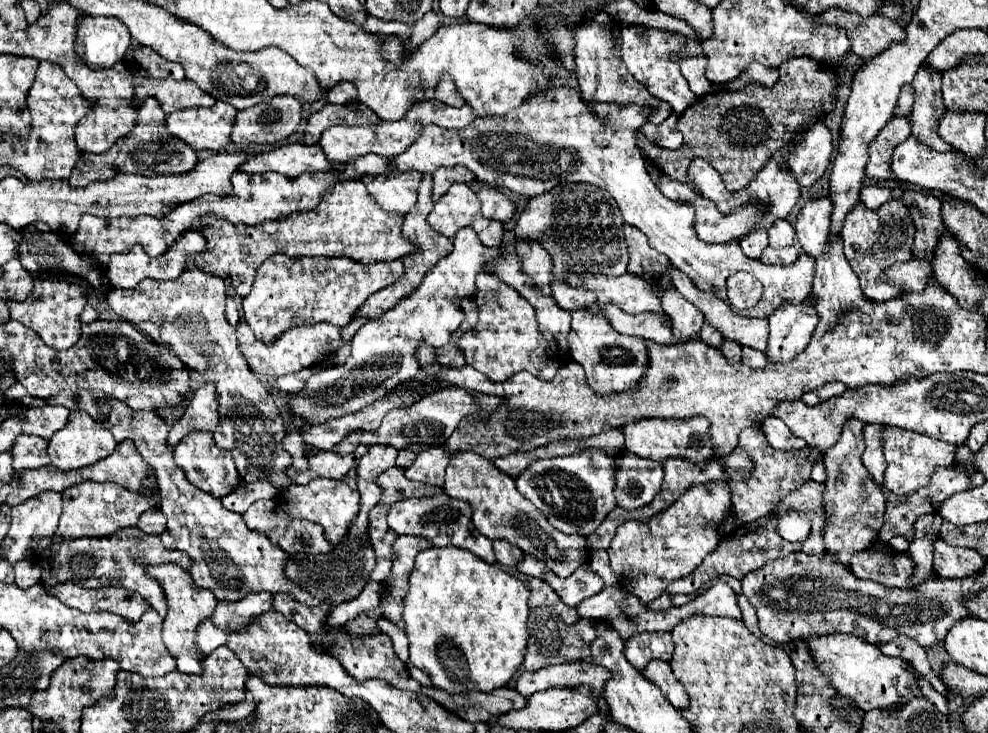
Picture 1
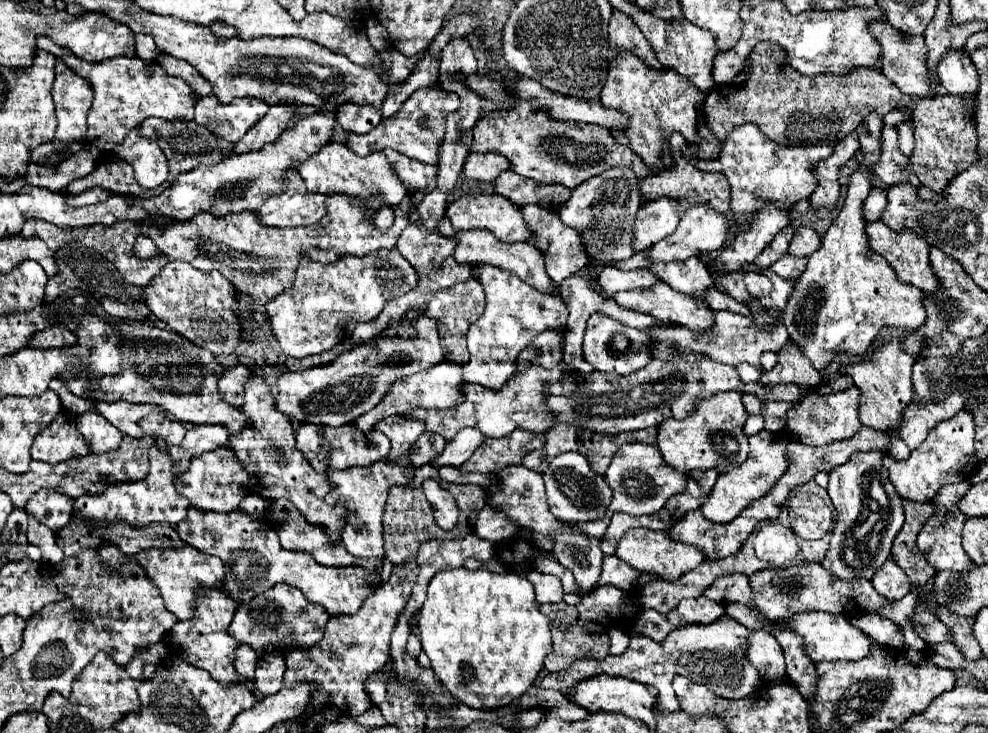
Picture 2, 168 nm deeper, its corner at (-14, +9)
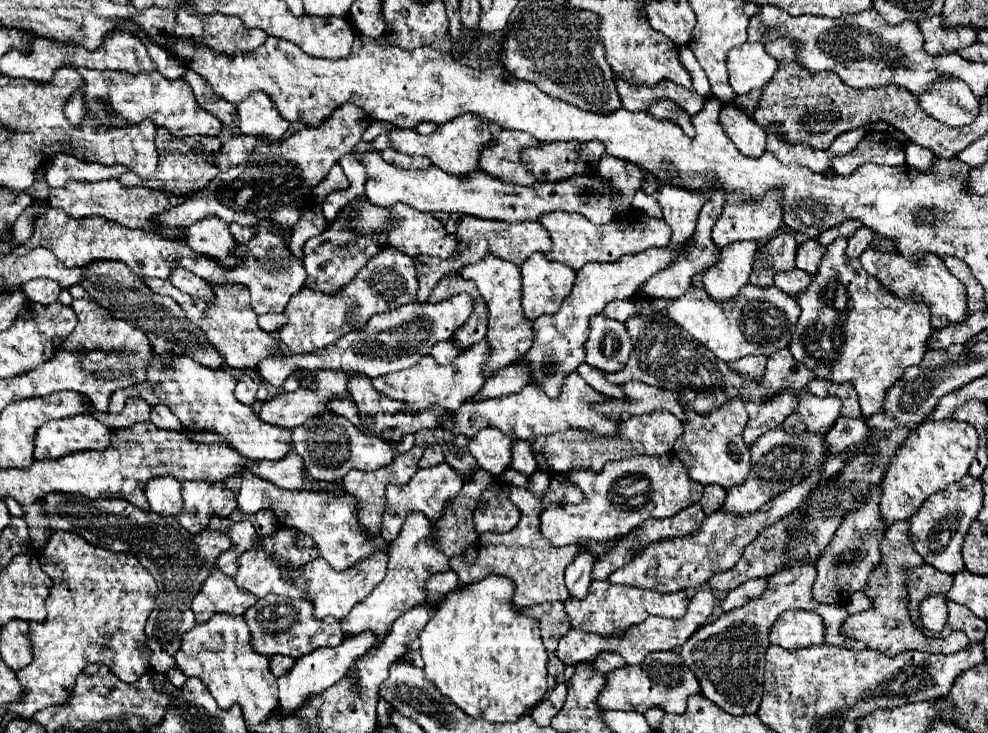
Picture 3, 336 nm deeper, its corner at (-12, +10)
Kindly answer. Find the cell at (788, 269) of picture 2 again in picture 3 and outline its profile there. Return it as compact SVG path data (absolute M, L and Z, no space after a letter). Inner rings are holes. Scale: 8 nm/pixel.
M795 268L793 272L781 272L777 274L775 280L775 286L791 298L797 298L801 292L805 292L809 284L811 284L811 276L807 272L801 272L799 268Z

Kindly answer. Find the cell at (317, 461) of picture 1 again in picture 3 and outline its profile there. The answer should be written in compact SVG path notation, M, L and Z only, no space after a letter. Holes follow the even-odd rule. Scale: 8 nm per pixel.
M331 414L313 418L313 422L307 422L303 426L293 428L293 446L295 452L305 460L307 472L315 480L325 482L339 482L349 470L377 470L387 466L393 460L393 450L389 444L385 444L377 436L365 436L363 432L357 432L353 424L349 424L343 416Z

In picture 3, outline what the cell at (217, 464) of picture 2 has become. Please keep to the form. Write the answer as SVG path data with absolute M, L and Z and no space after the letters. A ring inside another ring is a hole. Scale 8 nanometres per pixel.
M183 482L183 508L177 514L179 524L191 534L203 532L213 516L227 518L237 508L235 494L225 484Z

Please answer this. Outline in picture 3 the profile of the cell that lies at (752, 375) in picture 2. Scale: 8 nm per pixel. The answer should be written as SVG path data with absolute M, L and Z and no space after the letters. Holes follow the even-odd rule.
M735 398L729 400L725 406L713 410L709 416L699 416L689 410L687 416L689 422L685 424L685 432L677 440L673 452L679 456L681 464L685 464L689 476L693 476L693 480L701 482L703 486L717 484L725 490L743 484L751 470L749 448L743 442L743 426L747 424L745 404Z

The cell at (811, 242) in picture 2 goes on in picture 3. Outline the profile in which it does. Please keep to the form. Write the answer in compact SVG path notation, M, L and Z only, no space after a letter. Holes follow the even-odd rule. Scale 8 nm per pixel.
M805 240L797 248L797 268L805 270L807 274L817 274L817 268L821 264L821 258L825 254L825 248L821 248L815 240Z

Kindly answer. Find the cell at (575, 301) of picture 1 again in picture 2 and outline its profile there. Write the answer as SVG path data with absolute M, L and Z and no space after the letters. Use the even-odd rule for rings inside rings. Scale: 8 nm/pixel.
M603 267L603 271L597 277L599 287L613 297L617 291L631 291L631 289L641 289L641 287L651 287L659 279L649 273L647 269L633 269L633 271L621 271L615 267Z

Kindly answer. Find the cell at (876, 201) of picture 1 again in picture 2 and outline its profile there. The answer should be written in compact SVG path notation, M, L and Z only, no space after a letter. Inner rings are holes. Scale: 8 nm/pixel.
M875 187L865 201L865 221L881 219L885 207L887 207L887 191L881 187Z

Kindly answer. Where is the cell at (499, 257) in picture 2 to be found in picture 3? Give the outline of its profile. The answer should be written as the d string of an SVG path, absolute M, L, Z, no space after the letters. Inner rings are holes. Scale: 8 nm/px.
M357 196L349 204L353 208L353 216L347 218L347 228L359 236L385 232L387 234L387 246L393 250L405 252L411 258L421 256L421 254L451 258L453 252L457 250L457 240L453 240L453 236L445 234L445 224L439 222L435 216L429 216L425 212L413 212L413 208L405 208L405 204L393 204L389 208L375 206L365 196Z

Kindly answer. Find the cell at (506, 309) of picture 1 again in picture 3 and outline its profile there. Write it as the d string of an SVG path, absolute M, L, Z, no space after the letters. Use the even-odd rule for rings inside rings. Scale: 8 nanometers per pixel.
M487 256L475 264L467 264L459 270L461 278L473 280L485 298L485 304L489 308L489 346L491 354L485 366L485 378L495 374L499 368L505 368L527 354L527 350L533 344L533 324L531 320L525 320L521 312L521 270L505 260L497 260L493 256Z

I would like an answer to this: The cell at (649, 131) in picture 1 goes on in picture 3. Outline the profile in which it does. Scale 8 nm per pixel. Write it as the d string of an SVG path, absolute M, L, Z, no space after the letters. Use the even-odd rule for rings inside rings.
M633 210L629 218L621 218L605 226L595 226L585 216L569 212L549 212L541 216L539 222L543 228L547 228L553 242L553 250L545 258L567 264L573 270L579 270L587 262L615 262L625 254L645 252L649 248L665 248L671 240L671 228L663 220L637 210Z

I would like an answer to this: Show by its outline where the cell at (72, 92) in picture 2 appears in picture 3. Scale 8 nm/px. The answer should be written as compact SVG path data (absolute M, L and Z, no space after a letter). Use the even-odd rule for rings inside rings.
M73 94L73 98L65 106L65 116L69 118L71 124L79 124L83 118L83 112L85 112L85 104L83 104L81 94Z

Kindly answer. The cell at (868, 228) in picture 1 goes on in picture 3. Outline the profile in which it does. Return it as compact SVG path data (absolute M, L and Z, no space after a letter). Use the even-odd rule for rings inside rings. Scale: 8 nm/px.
M869 248L869 252L863 252L859 260L863 268L875 280L879 280L879 284L883 284L885 290L889 290L897 298L927 304L927 308L931 310L933 330L941 330L949 324L961 324L967 320L969 310L967 310L965 286L945 268L941 260L937 260L937 256L925 256L925 262L921 266L915 266L915 264L909 264L909 260L905 260L901 254L885 256L883 252L873 252L873 248Z

